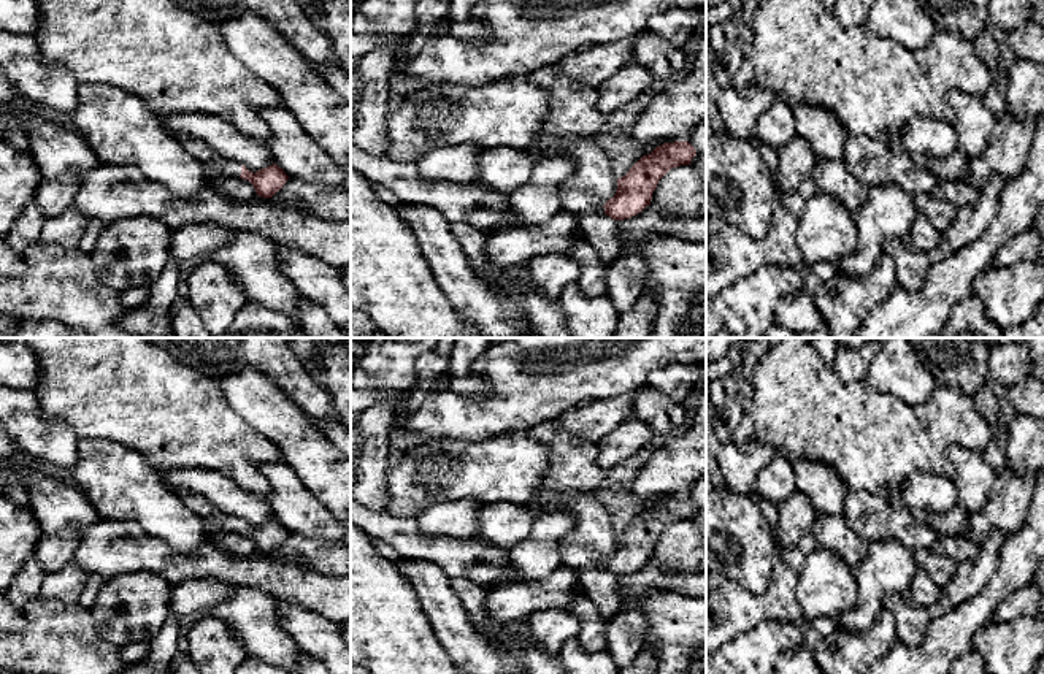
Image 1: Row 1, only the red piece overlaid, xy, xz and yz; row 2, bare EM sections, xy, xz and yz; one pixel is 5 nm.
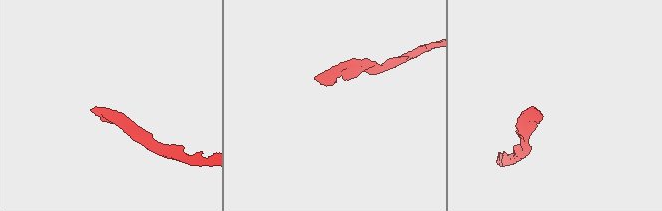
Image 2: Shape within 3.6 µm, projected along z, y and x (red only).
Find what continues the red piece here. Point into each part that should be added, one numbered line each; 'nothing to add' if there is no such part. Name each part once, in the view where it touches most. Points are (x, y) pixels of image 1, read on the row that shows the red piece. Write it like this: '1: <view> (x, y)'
1: xy (200, 151)

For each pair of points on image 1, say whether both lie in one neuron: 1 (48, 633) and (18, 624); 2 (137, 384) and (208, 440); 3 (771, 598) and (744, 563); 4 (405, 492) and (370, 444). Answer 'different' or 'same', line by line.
1: different
2: same
3: different
4: different

